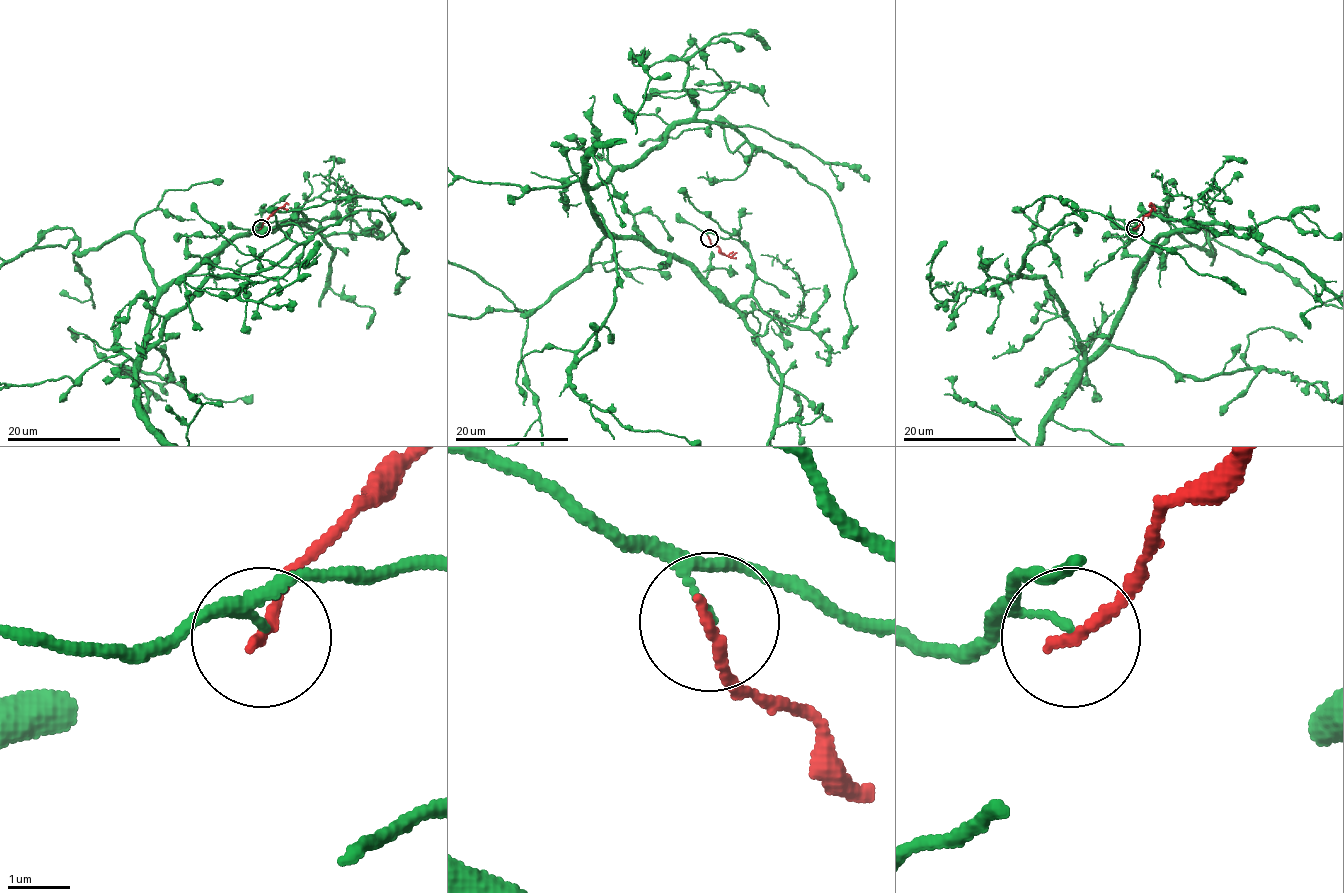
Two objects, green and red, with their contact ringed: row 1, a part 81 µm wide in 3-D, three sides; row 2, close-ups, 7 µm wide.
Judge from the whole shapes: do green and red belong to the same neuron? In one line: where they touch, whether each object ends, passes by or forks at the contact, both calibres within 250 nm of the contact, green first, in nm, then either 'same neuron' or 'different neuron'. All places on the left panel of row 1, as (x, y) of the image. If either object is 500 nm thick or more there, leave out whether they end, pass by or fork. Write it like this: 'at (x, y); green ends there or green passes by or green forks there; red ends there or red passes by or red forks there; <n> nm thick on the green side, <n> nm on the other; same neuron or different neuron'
at (261, 228); green ends there; red ends there; 100 nm thick on the green side, 190 nm on the other; different neuron

